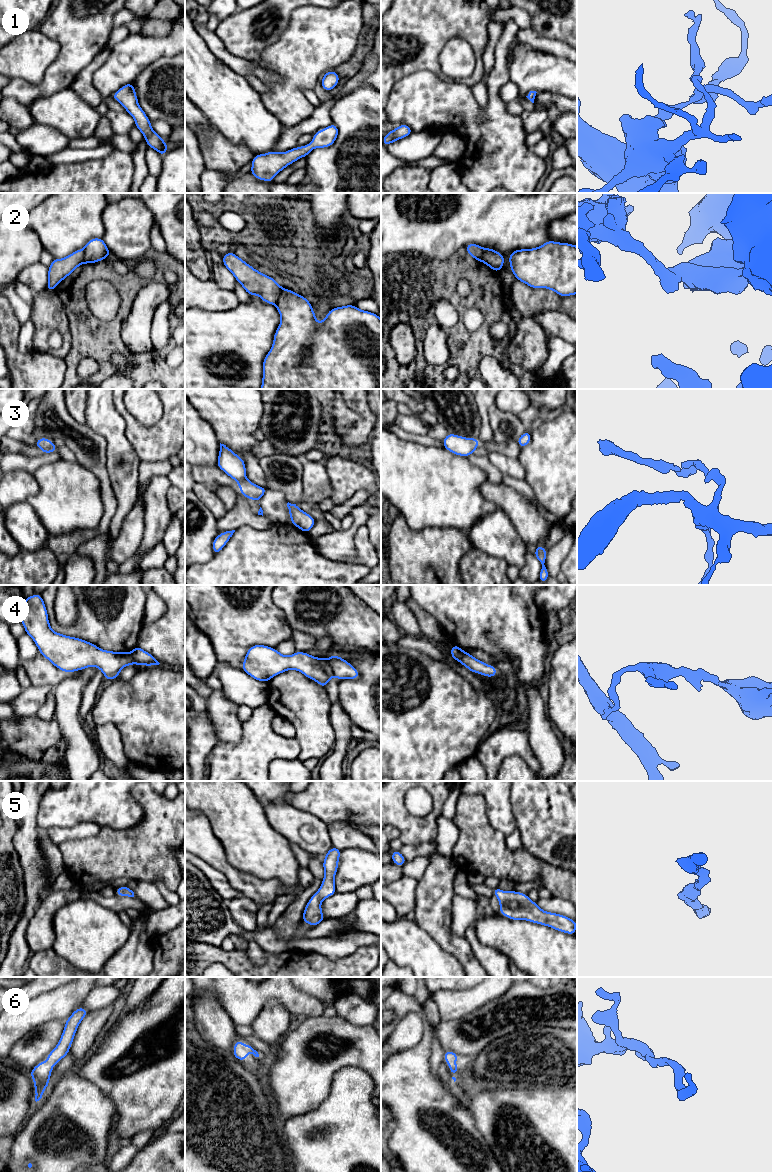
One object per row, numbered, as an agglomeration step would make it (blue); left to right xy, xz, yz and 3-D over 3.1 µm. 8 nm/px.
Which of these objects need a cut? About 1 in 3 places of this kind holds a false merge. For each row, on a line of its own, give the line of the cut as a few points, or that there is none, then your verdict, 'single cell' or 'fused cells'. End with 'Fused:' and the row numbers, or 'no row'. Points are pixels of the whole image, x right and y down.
1: no cut | single cell
2: xz (282, 288), (279, 299), (274, 304) | fused cells
3: xy (53, 444), (42, 450) | fused cells
4: xz (326, 660), (334, 675) | fused cells
5: no cut | single cell
6: no cut | single cell
Fused: 2, 3, 4

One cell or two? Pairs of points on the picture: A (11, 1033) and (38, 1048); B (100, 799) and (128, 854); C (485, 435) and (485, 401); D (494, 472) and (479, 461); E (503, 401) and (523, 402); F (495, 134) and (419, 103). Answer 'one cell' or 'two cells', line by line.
A: two cells
B: two cells
C: one cell
D: one cell
E: one cell
F: one cell

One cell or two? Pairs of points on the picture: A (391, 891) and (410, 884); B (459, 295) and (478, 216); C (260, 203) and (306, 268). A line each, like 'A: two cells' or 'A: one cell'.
A: one cell
B: two cells
C: one cell

